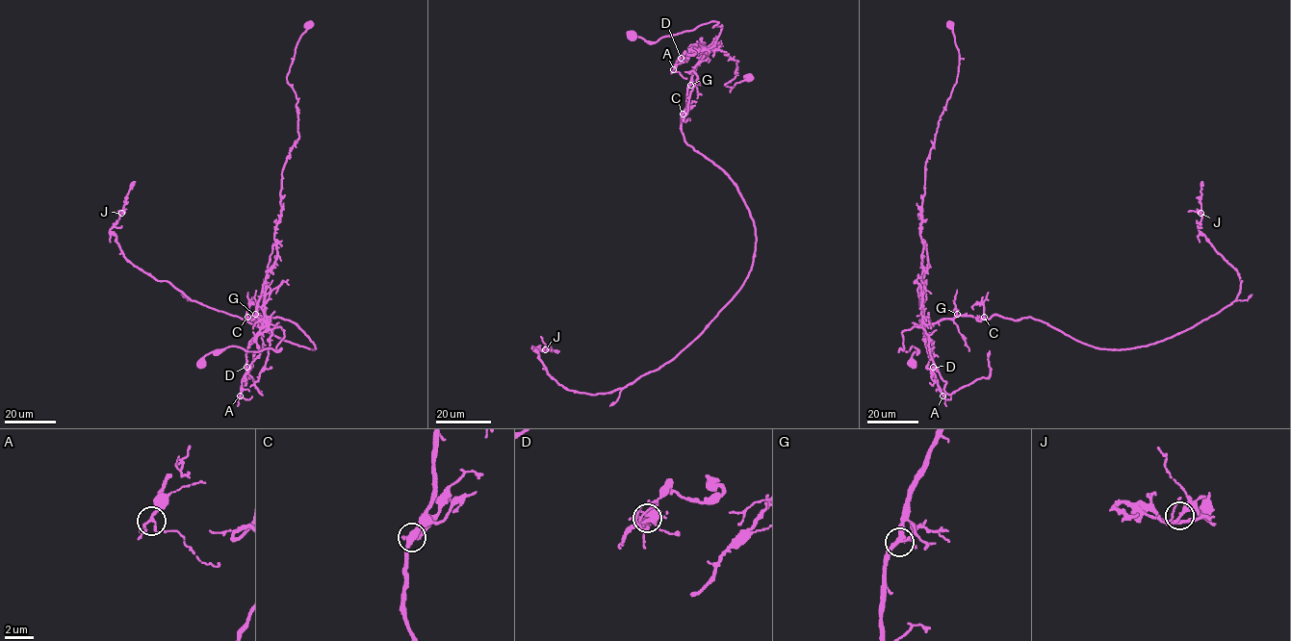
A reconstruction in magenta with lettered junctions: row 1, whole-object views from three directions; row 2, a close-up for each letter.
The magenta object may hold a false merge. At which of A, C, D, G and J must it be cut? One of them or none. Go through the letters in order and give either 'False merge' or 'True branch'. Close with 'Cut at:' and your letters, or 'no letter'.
A: True branch
C: True branch
D: False merge
G: True branch
J: True branch
Cut at: D

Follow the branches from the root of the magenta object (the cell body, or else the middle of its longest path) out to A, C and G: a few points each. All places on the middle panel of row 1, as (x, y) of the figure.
A: (632, 37), (655, 43), (712, 21), (718, 21), (713, 27), (721, 25), (710, 47), (685, 54), (673, 69)
C: (632, 37), (655, 43), (712, 21), (718, 21), (713, 27), (721, 25), (692, 76), (683, 114)
G: (632, 37), (655, 43), (662, 37), (718, 21), (713, 27), (721, 25), (719, 36), (703, 51), (690, 85)

